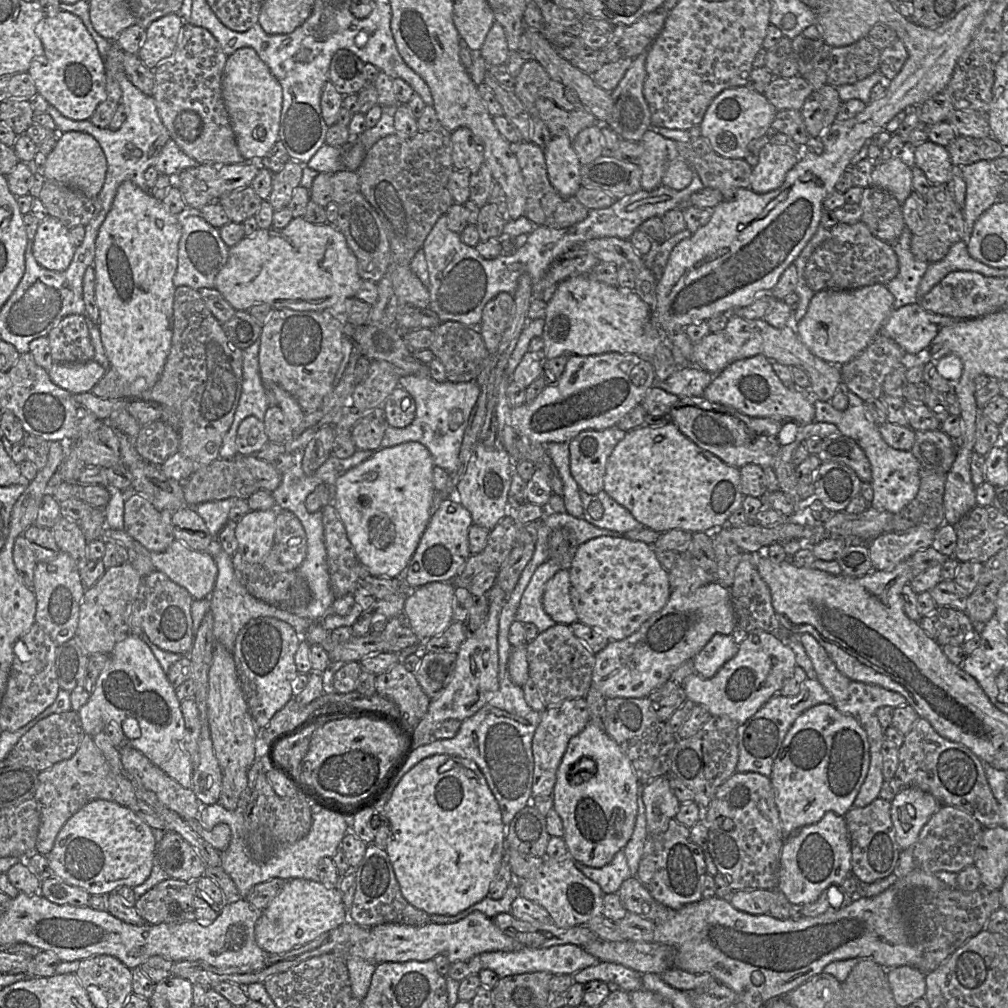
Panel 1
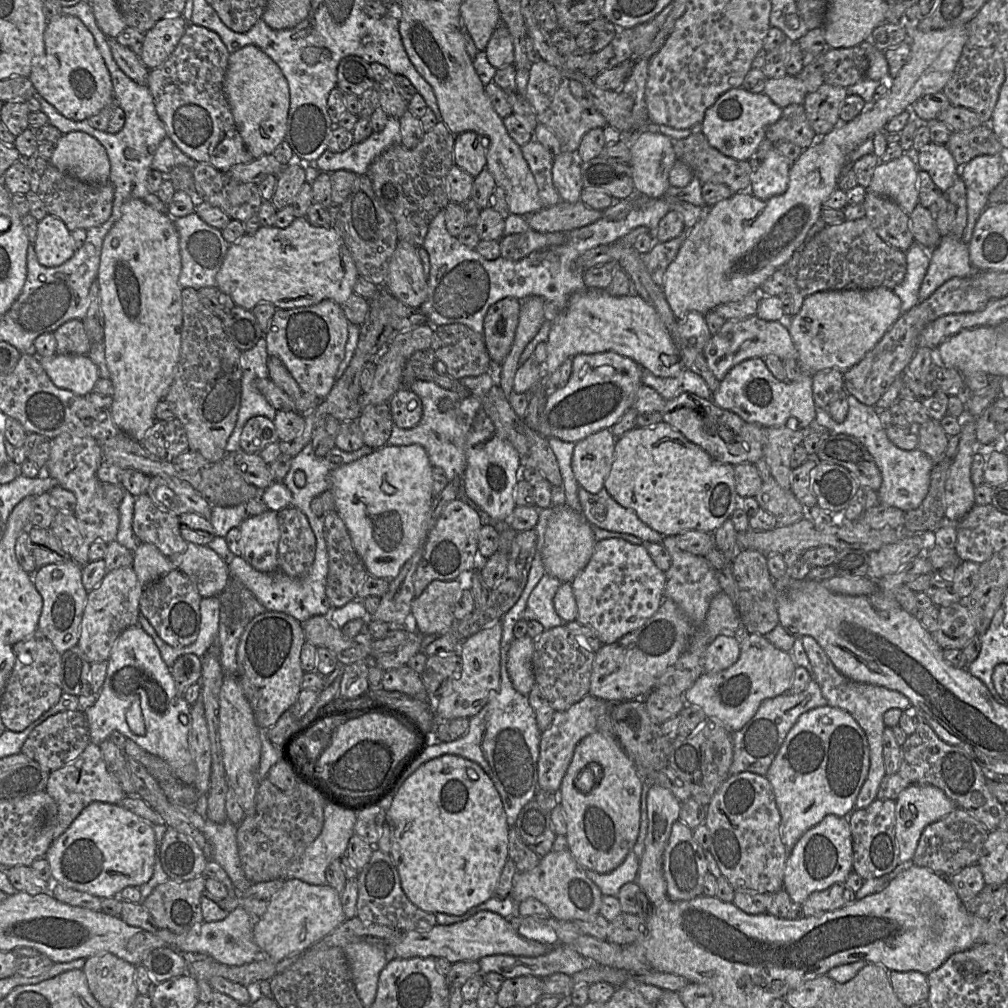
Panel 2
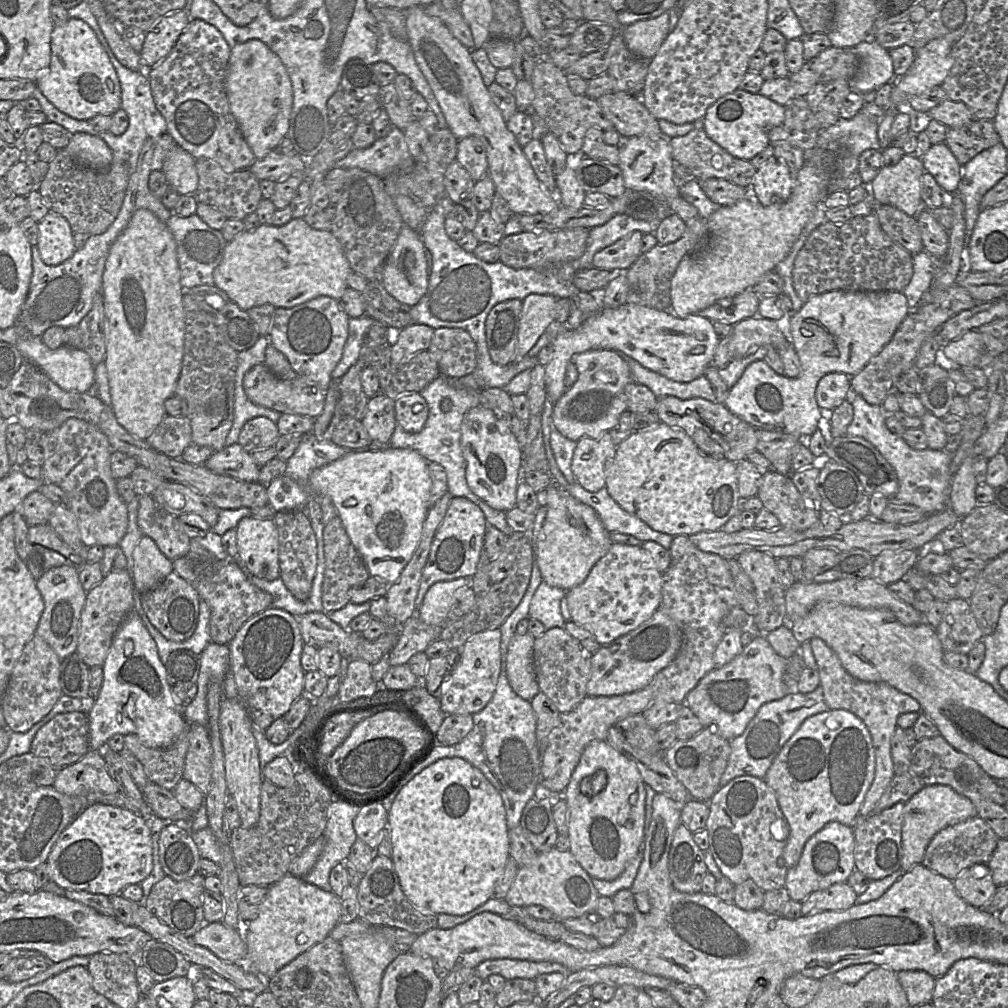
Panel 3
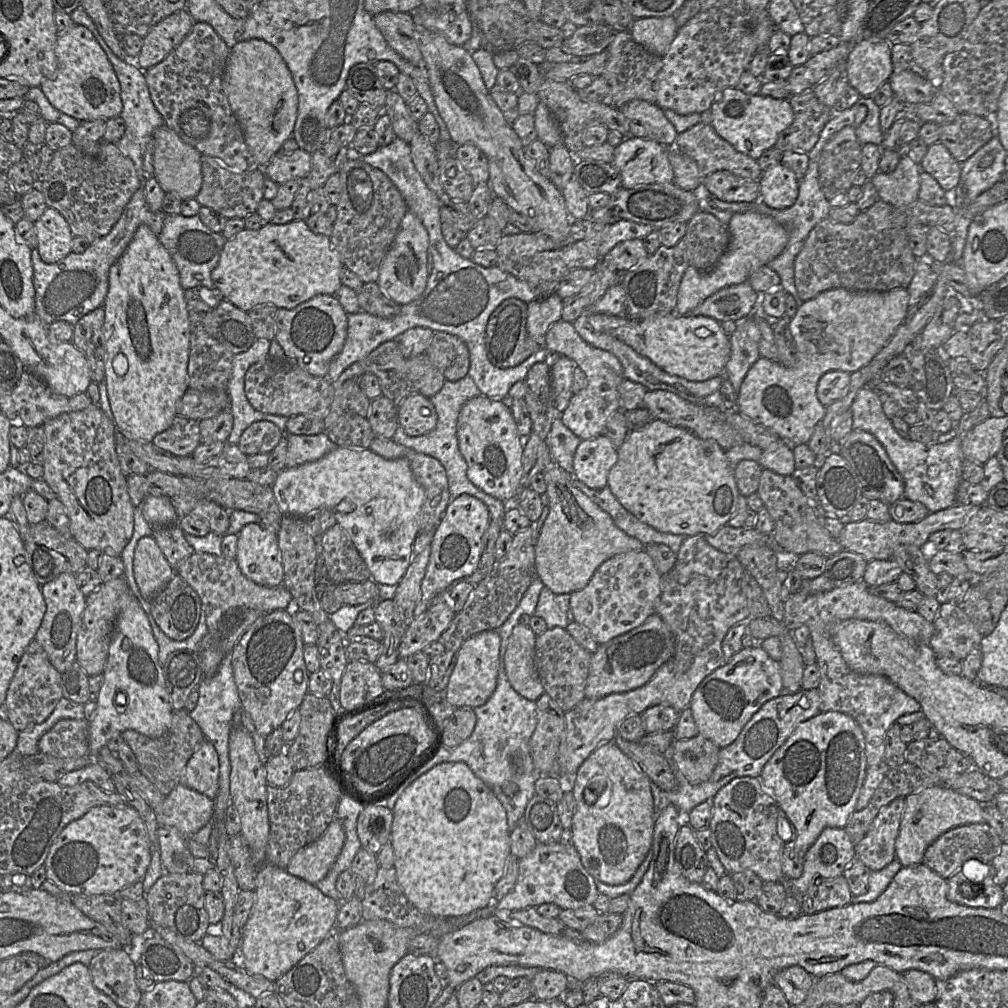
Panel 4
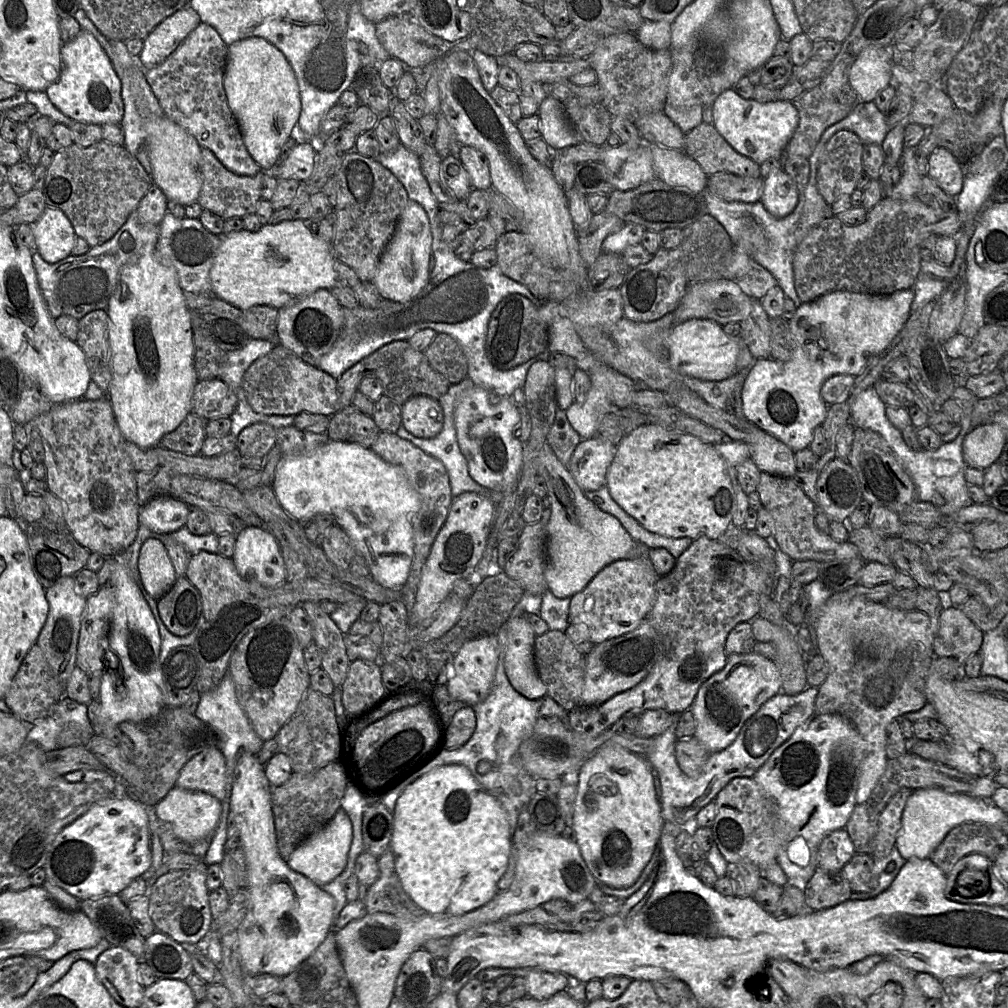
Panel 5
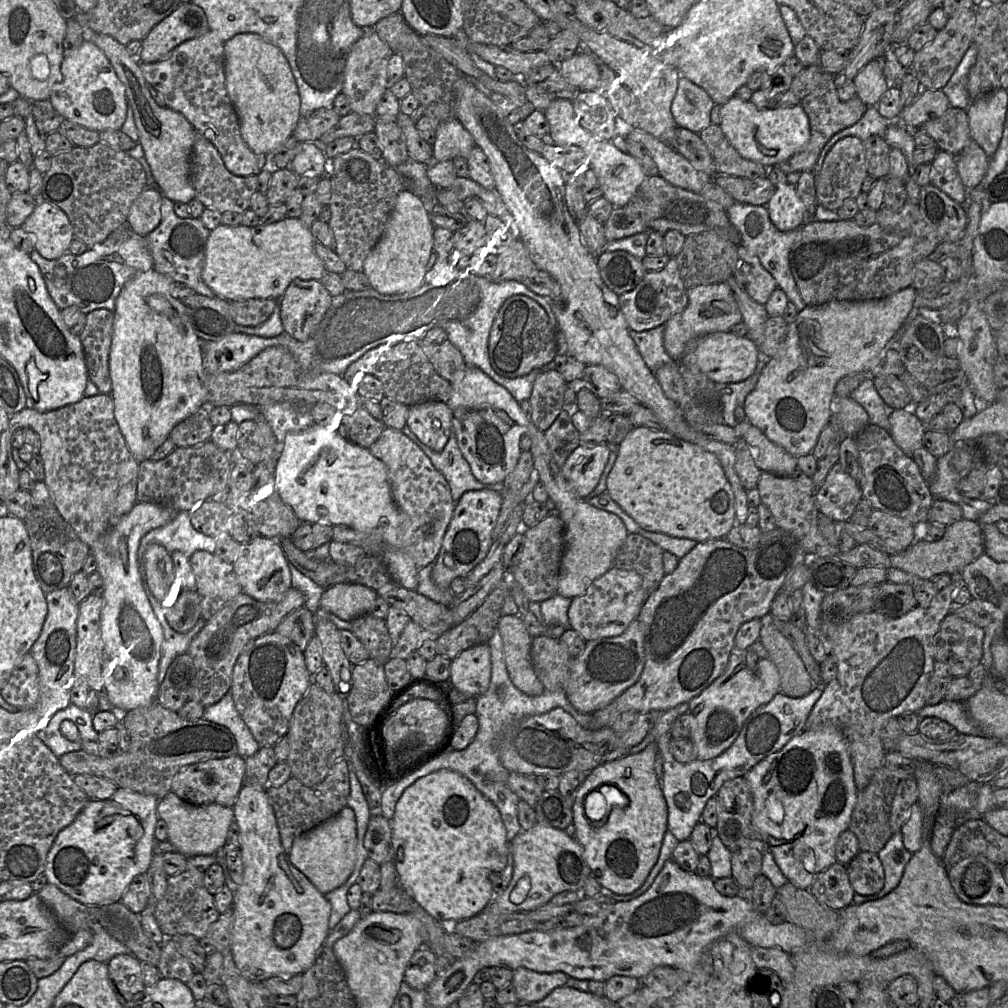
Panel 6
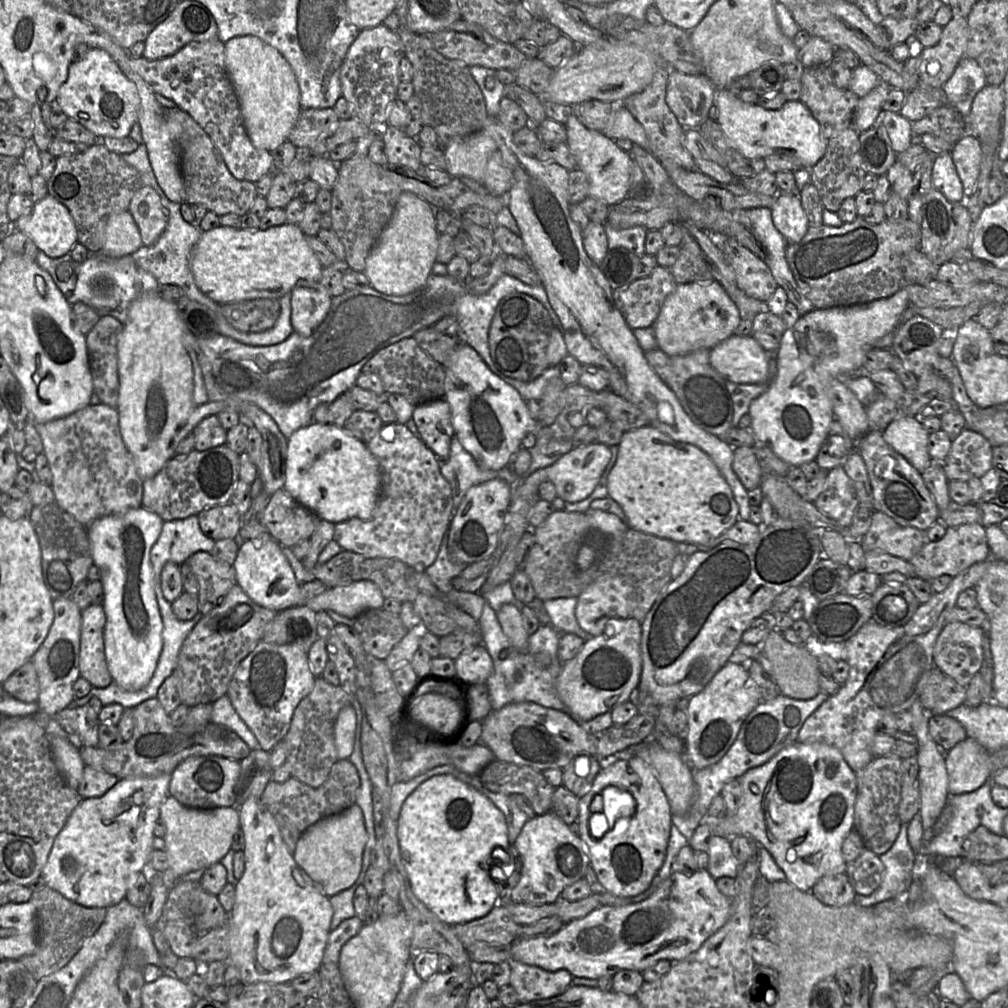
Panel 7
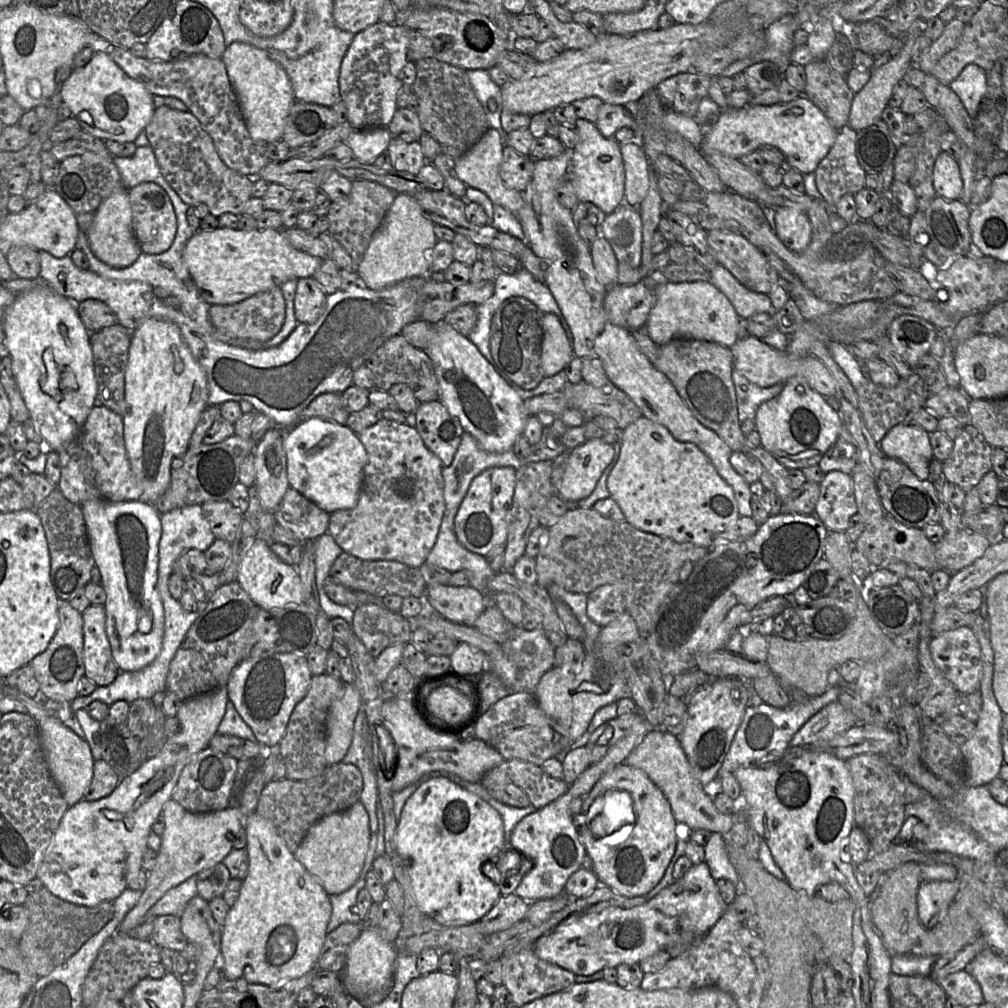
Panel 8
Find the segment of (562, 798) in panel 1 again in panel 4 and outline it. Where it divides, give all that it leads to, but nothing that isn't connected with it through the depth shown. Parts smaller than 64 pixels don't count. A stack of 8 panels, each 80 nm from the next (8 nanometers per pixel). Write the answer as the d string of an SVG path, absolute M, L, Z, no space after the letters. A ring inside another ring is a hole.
M611 741L599 746L582 763L575 774L573 795L575 811L572 817L572 844L579 853L581 863L595 880L609 885L620 885L628 882L644 861L652 845L654 823L659 814L654 809L654 800L651 792L651 780ZM590 780L600 781L604 785L600 795L593 805L584 800L584 789Z

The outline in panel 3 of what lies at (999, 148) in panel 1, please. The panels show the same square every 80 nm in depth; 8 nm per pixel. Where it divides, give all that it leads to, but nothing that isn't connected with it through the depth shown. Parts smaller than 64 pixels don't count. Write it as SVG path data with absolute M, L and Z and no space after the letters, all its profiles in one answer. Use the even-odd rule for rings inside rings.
M973 118L962 126L948 128L944 142L963 166L980 152L999 143L1000 137L993 120Z

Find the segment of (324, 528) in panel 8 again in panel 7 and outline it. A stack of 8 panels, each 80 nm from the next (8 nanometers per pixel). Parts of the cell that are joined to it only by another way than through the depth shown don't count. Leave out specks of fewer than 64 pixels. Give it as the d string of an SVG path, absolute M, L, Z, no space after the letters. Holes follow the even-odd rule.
M282 488L269 497L260 523L281 546L292 547L302 539L309 539L319 520Z

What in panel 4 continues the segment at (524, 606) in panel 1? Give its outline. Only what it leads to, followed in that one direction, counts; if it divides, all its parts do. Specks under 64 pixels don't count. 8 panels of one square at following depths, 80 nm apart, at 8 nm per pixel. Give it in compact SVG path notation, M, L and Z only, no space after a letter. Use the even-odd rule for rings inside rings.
M544 586L534 615L544 619L548 629L560 627L566 630L569 622L572 622L570 594L555 594Z

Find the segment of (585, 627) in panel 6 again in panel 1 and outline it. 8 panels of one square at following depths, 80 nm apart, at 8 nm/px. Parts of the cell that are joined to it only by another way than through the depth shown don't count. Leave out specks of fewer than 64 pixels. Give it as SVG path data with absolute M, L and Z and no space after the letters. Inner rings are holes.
M600 536L588 540L576 548L576 552L572 559L569 572L571 582L570 586L571 599L574 609L577 613L578 620L583 624L586 624L598 630L610 641L623 640L632 635L634 632L636 632L645 621L647 621L653 614L660 611L666 605L671 593L669 572L666 571L659 563L658 559L656 558L655 550L653 549L653 547L646 544L645 542L607 536Z

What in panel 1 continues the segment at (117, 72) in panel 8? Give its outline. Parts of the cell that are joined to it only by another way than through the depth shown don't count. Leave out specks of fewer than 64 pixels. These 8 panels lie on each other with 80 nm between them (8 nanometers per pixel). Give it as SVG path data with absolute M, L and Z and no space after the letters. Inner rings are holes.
M60 10L54 16L46 16L38 28L38 35L44 48L44 56L33 59L28 69L37 92L63 116L77 121L88 120L97 106L106 98L105 63L97 44L83 21L76 15Z

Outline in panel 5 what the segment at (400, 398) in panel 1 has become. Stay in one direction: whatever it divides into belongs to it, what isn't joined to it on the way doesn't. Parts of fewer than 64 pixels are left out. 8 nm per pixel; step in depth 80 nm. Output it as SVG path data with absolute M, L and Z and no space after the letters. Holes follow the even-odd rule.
M414 396L401 405L401 425L418 438L434 438L443 428L444 414L437 399Z

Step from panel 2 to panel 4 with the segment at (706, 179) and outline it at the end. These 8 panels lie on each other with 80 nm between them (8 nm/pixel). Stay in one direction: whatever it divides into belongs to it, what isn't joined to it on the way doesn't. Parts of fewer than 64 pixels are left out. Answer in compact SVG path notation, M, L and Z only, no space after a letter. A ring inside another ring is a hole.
M700 122L685 132L678 134L674 148L695 160L702 176L707 176L717 171L728 171L745 179L759 180L762 174L756 160L738 152L730 143L716 133L711 124Z

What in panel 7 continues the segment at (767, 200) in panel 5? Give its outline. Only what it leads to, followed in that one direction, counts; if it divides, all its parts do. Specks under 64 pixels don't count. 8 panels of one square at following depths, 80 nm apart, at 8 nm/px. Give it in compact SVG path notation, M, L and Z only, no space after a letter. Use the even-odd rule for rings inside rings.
M780 192L770 209L775 227L789 244L806 235L810 224L798 195Z

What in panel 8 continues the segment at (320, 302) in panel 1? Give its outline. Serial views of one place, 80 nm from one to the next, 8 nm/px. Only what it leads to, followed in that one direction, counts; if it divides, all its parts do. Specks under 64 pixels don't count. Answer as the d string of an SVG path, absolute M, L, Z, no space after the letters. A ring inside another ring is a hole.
M228 227L196 230L183 250L183 260L203 299L210 305L233 304L296 278L311 277L322 259L295 249L283 229L242 231Z

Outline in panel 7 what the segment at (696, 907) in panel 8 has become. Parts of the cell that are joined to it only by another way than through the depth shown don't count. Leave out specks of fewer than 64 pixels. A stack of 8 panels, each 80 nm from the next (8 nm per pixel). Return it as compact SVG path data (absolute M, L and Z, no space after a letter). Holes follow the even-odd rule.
M697 869L693 874L672 872L645 900L621 906L599 906L586 916L565 923L552 934L517 938L510 947L510 960L548 971L565 969L575 977L597 980L602 976L613 976L622 969L642 972L661 959L676 962L696 951L726 923L730 905L731 900L719 891L716 880L707 869Z

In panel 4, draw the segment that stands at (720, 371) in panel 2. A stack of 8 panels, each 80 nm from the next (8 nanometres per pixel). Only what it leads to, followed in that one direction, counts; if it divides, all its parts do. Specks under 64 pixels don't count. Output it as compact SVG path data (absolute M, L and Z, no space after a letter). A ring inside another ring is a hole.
M751 317L738 321L734 333L729 336L731 353L724 375L731 382L734 391L739 392L749 369L760 358L760 338L760 330Z

